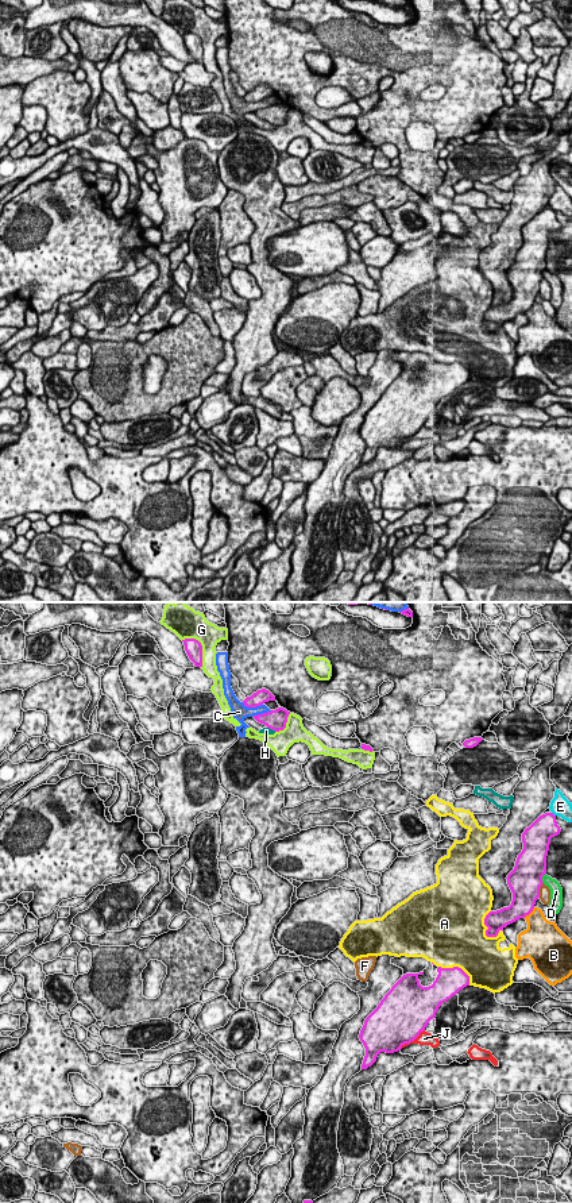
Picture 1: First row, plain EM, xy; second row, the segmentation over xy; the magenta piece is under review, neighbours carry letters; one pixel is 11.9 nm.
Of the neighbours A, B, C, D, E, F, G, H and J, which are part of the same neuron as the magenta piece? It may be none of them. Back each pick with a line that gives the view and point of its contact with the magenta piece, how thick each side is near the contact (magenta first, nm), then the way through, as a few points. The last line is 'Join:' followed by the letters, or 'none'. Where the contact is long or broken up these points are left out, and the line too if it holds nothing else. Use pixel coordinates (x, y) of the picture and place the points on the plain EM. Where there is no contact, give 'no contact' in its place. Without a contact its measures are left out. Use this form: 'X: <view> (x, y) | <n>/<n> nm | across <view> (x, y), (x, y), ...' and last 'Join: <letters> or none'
Join: none

